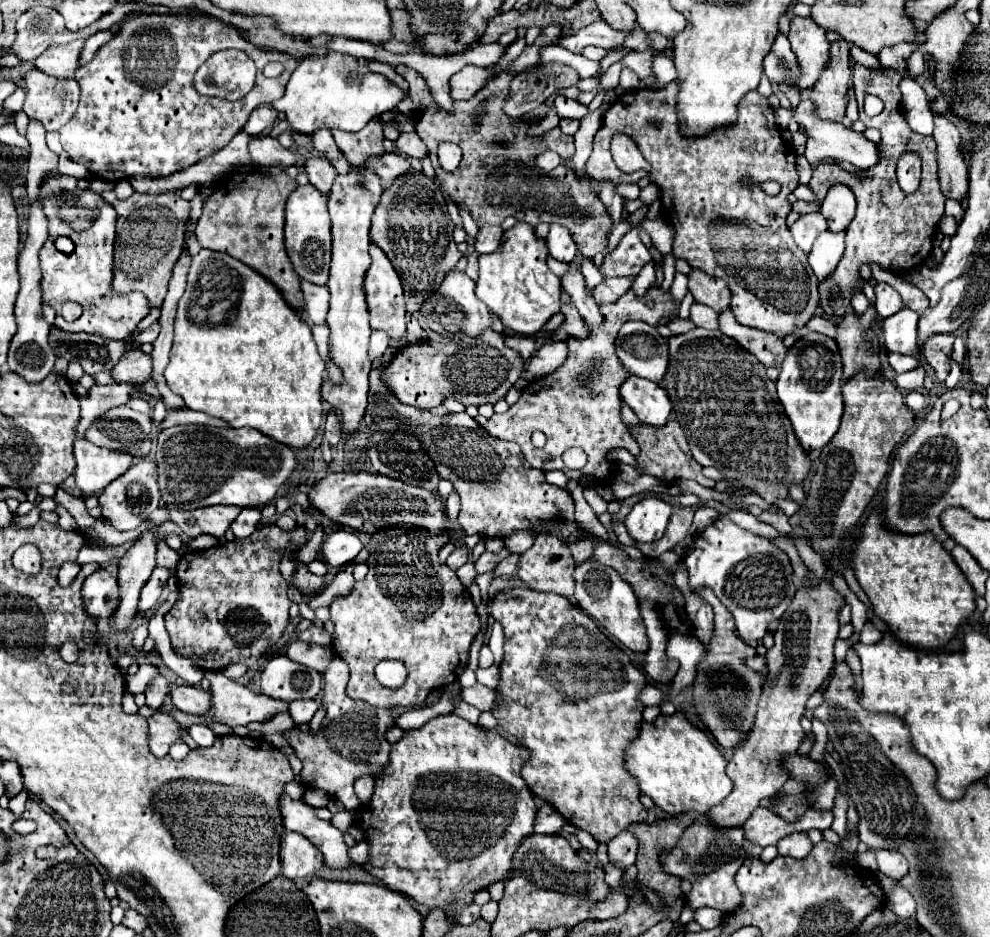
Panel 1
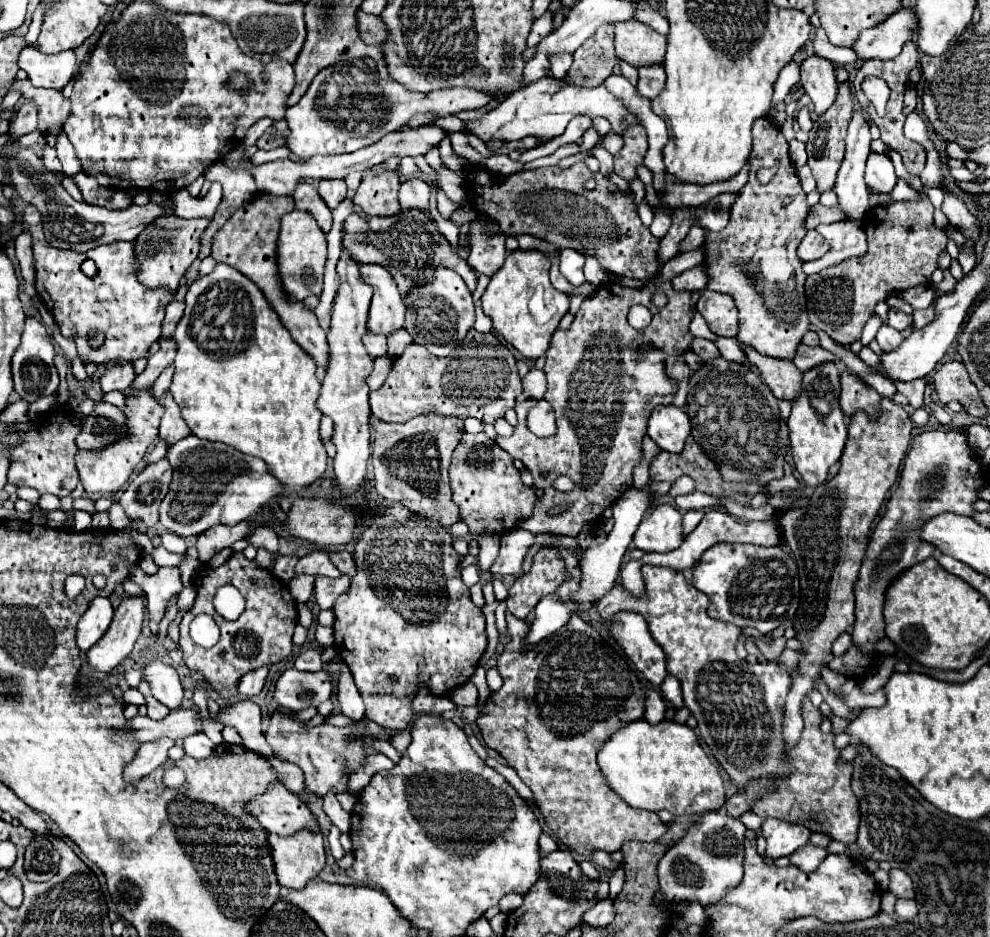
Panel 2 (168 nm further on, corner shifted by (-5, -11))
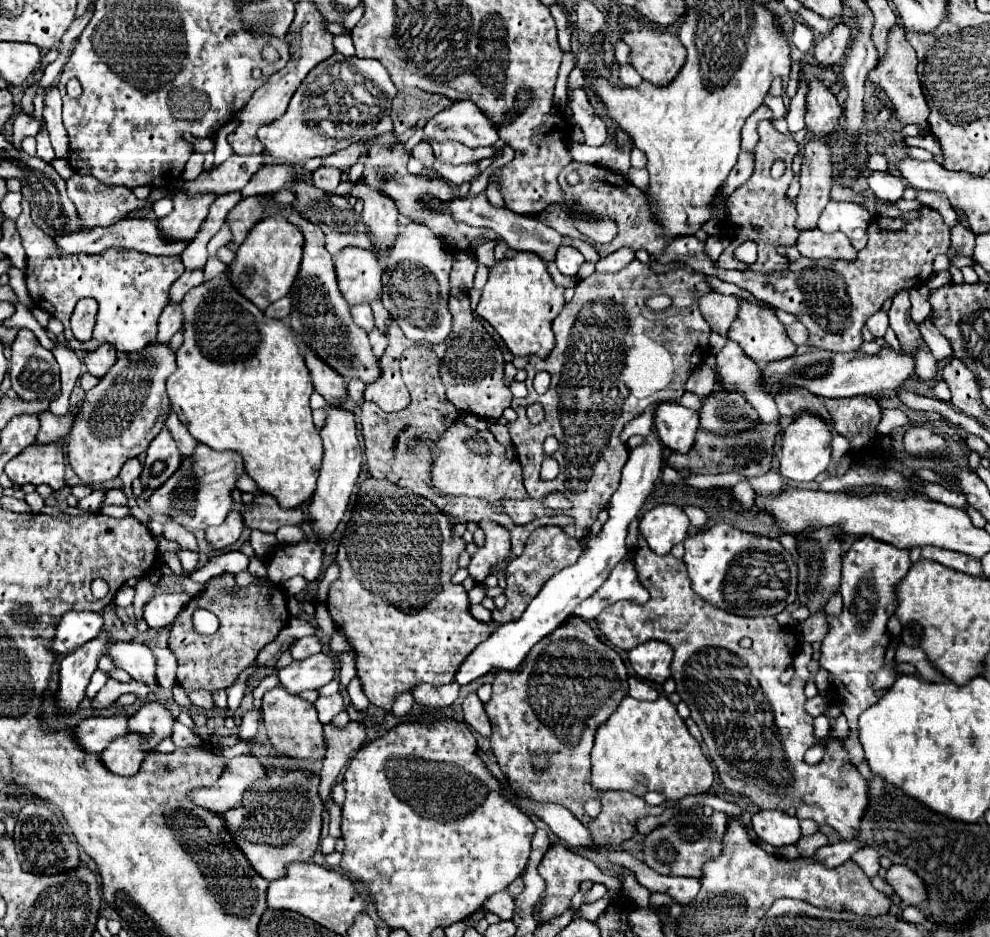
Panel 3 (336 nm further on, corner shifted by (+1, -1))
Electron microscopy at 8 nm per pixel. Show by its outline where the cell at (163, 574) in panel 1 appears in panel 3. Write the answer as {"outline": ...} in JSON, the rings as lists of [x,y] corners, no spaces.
{"outline":[[[161,594],[148,602],[143,611],[143,618],[151,628],[159,628],[165,624],[171,624],[179,610],[189,602],[191,598],[185,594]]]}

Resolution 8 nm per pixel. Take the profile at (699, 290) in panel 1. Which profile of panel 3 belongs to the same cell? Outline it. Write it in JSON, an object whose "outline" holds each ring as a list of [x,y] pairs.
{"outline":[[[707,292],[699,298],[699,310],[703,318],[707,320],[711,330],[721,334],[723,338],[727,338],[727,330],[735,320],[737,306],[739,304],[735,296],[725,296],[719,292]]]}

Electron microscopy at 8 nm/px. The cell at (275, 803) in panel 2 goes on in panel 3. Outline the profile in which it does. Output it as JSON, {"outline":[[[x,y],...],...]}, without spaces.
{"outline":[[[237,756],[227,764],[227,772],[211,788],[199,788],[193,792],[193,802],[213,812],[225,812],[239,808],[243,794],[251,784],[267,778],[265,766],[255,756]]]}

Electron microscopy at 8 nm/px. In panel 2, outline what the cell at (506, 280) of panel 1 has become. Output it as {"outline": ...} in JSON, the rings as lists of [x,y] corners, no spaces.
{"outline":[[[515,250],[509,252],[505,264],[489,280],[489,286],[481,298],[481,308],[491,318],[495,332],[517,348],[523,358],[537,360],[547,352],[553,332],[569,310],[569,296],[551,286],[549,258],[543,252]]]}

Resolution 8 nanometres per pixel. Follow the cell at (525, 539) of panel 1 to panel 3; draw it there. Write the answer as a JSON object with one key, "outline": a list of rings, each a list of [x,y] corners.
{"outline":[[[481,520],[479,526],[485,532],[485,546],[477,550],[469,564],[469,574],[475,582],[483,582],[491,568],[511,554],[511,534],[505,526],[491,520]]]}

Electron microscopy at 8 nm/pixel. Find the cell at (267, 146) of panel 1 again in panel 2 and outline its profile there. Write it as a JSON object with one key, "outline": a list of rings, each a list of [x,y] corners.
{"outline":[[[299,182],[293,198],[295,198],[295,208],[313,214],[313,218],[317,218],[317,224],[325,234],[331,230],[331,210],[325,206],[325,202],[321,202],[315,184]]]}

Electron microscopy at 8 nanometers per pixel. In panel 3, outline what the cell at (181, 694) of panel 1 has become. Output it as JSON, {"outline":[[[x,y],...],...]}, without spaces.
{"outline":[[[115,642],[109,648],[109,656],[115,660],[117,668],[123,668],[131,674],[133,680],[139,680],[157,692],[161,686],[157,682],[157,658],[147,644],[141,642]]]}

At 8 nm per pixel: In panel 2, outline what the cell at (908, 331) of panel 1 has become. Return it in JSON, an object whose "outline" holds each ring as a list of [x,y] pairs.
{"outline":[[[881,326],[875,340],[879,342],[883,352],[889,352],[889,350],[895,350],[903,342],[903,332],[899,332],[899,330],[891,328],[891,326]]]}

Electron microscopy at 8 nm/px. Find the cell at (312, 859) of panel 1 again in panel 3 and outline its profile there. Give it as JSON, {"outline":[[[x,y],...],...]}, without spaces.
{"outline":[[[281,770],[279,776],[283,776],[283,784],[279,788],[273,786],[273,780],[265,780],[263,784],[255,784],[251,792],[247,792],[247,800],[243,800],[243,808],[233,808],[223,812],[227,828],[235,840],[235,844],[243,850],[243,854],[249,858],[251,866],[267,880],[279,880],[287,872],[287,864],[293,862],[311,862],[317,844],[319,844],[319,832],[321,832],[321,814],[323,814],[323,802],[317,794],[319,778],[311,772],[293,772],[293,770]]]}

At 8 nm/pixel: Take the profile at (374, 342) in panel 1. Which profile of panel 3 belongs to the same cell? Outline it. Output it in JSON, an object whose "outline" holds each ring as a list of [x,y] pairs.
{"outline":[[[369,304],[351,306],[351,316],[353,316],[353,322],[359,328],[363,328],[367,334],[375,328],[375,318],[373,318],[373,312],[371,312],[371,306]]]}

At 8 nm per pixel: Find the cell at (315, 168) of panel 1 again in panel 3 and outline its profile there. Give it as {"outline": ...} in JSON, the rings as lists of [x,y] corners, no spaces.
{"outline":[[[319,168],[311,174],[311,182],[315,188],[323,190],[323,192],[333,192],[339,184],[341,172],[337,168]]]}

